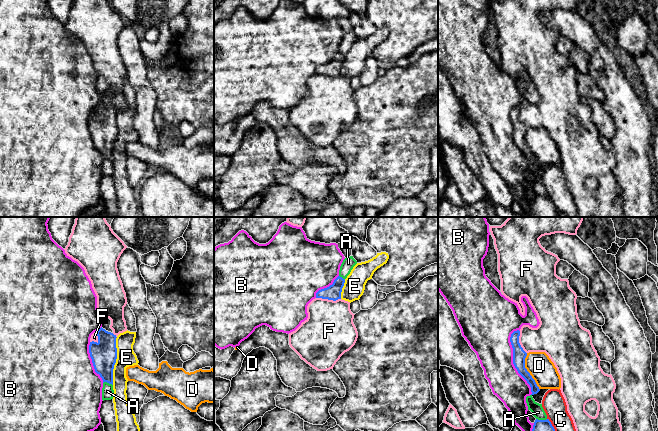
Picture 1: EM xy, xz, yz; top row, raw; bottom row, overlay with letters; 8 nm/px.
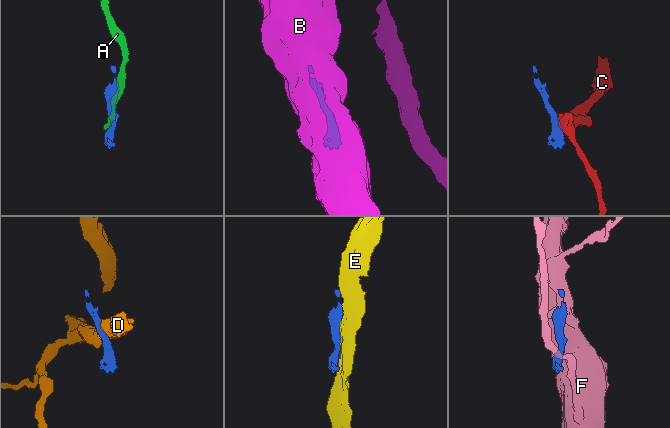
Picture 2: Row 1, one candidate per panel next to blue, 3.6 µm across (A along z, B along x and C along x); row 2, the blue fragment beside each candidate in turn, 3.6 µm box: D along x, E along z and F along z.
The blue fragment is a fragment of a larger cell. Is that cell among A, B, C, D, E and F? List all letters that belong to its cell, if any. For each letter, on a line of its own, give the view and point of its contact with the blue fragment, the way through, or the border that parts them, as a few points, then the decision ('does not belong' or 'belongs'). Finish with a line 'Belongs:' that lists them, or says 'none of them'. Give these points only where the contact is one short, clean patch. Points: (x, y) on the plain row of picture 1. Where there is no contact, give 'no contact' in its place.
A: yz (541, 196) | does not belong
B: yz (513, 137) | does not belong
C: yz (552, 202) | along yz (547, 194), (557, 210) | does not belong
D: yz (527, 147) | along yz (526, 129), (525, 144), (539, 165) | does not belong
E: xy (115, 137) | does not belong
F: xz (328, 75) | along xz (316, 73), (332, 76), (340, 75) | does not belong
Belongs: none of them

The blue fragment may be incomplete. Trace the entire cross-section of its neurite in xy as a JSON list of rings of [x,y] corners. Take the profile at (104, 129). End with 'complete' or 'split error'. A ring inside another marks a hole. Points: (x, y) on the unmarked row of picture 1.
[[[105,94],[102,103],[98,105],[97,118],[90,118],[89,129],[95,148],[104,158],[113,161],[113,145],[117,135],[116,111],[110,104],[111,96]]] | split error

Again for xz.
[[[338,52],[332,61],[327,64],[321,65],[316,69],[316,74],[328,75],[336,77],[341,75],[341,68],[344,62],[345,55]]] | complete

